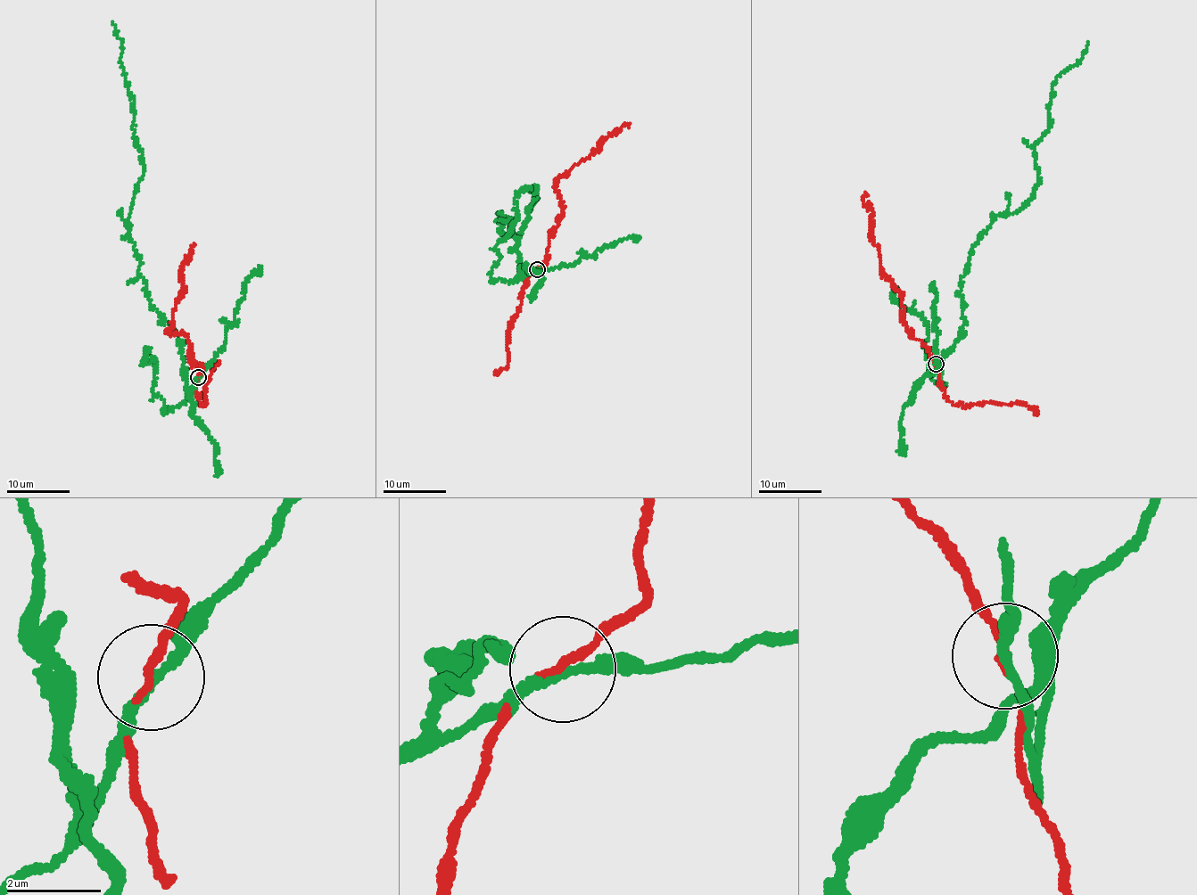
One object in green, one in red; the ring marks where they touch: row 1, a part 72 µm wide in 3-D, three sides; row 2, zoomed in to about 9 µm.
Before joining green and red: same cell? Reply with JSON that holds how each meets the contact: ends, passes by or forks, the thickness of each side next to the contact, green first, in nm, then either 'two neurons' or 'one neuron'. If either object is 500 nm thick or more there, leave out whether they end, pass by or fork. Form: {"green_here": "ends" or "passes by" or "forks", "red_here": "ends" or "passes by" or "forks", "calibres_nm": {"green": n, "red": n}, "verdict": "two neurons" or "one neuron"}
{"green_here": "passes by", "red_here": "ends", "calibres_nm": {"green": 160, "red": 200}, "verdict": "two neurons"}

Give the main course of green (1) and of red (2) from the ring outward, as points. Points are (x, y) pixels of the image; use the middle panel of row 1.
1: (537, 269), (521, 278), (513, 220), (502, 219), (500, 233), (521, 234), (537, 200), (539, 187), (531, 187)
2: (537, 269), (547, 261), (548, 239), (564, 208), (556, 185), (562, 176), (598, 150), (602, 137), (629, 124)

